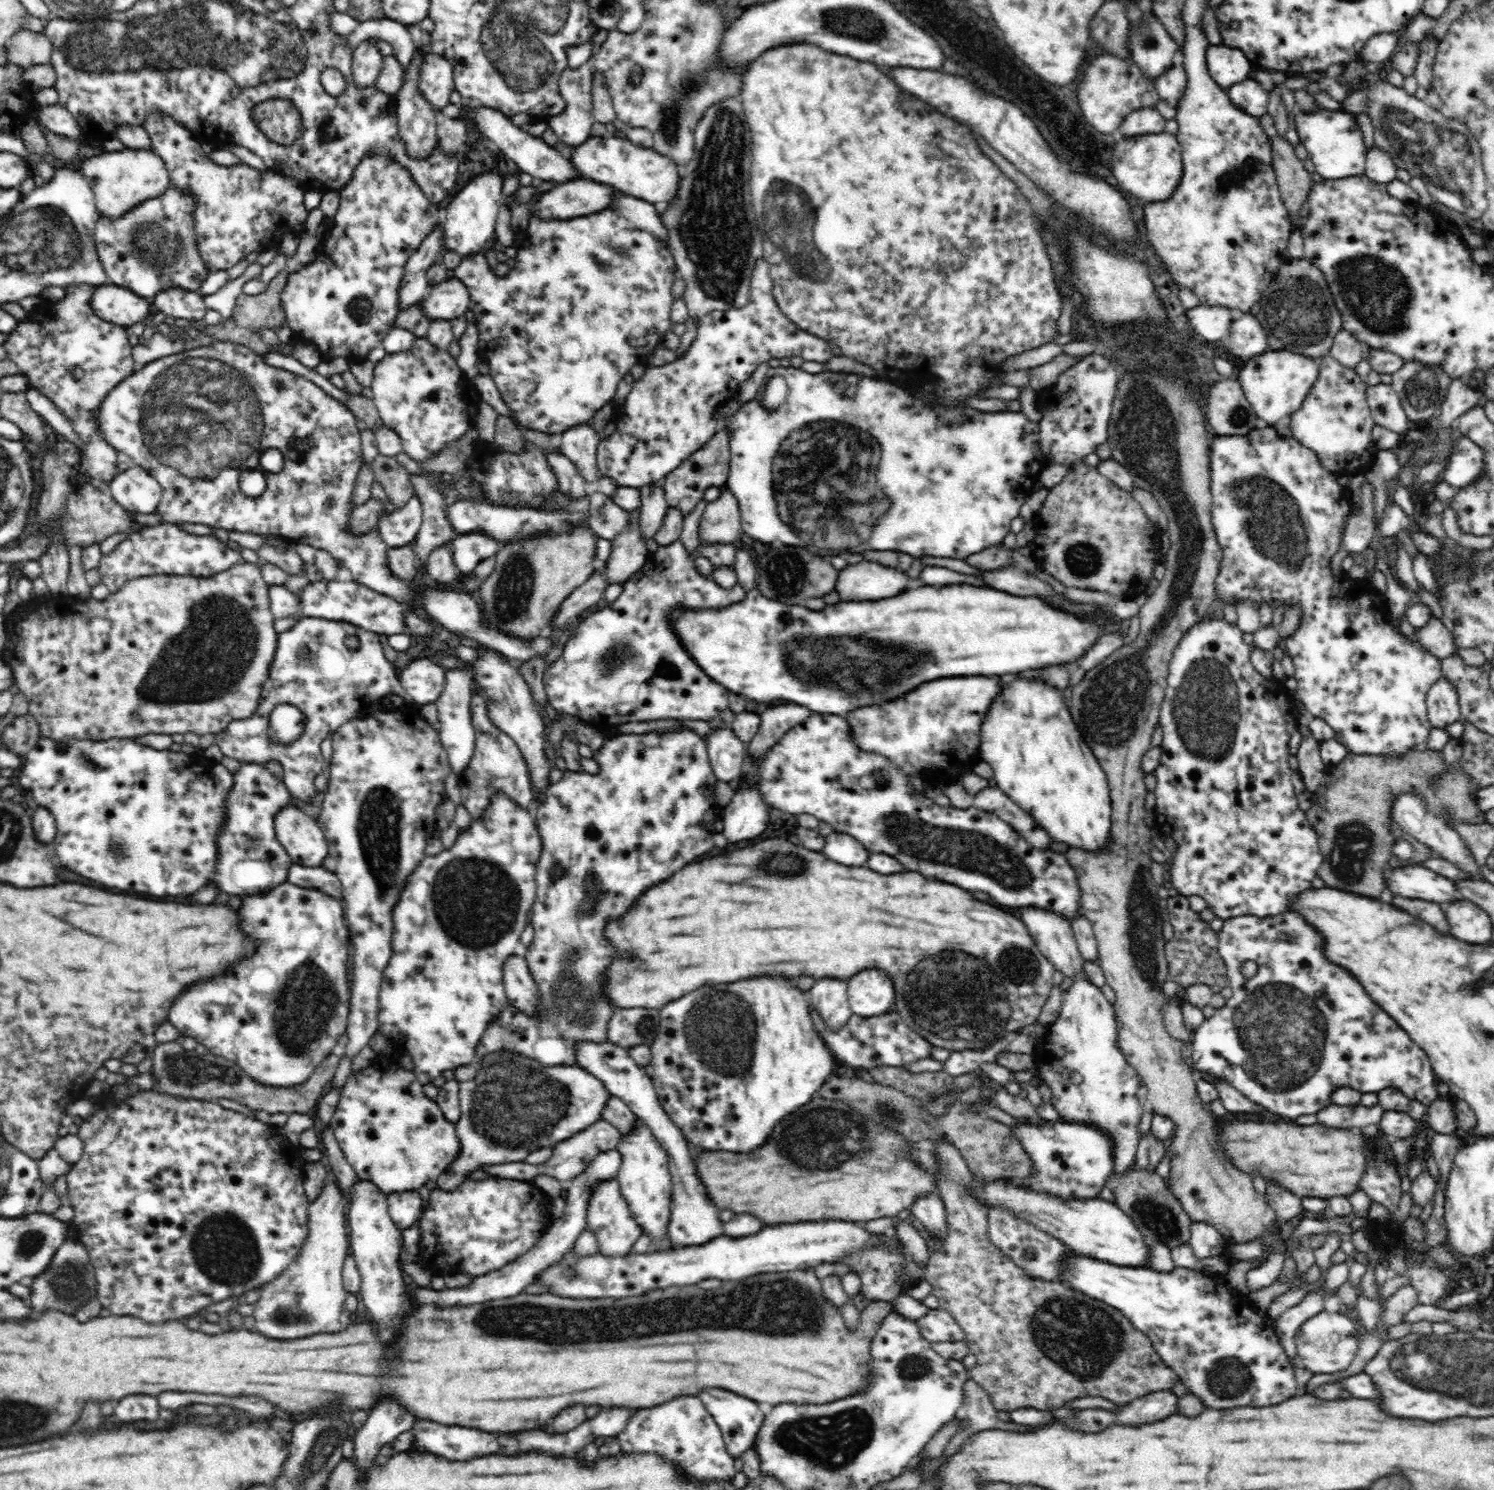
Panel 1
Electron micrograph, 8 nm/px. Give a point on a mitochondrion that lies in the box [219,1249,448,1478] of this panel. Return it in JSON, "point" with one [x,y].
{"point":[283,1314]}

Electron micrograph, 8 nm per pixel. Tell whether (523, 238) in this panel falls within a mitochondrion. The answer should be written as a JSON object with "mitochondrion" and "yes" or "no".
{"mitochondrion":"no"}

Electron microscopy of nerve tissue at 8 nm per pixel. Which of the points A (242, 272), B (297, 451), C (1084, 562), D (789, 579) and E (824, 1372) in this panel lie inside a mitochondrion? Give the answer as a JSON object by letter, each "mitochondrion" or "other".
{"A":"other","B":"mitochondrion","C":"mitochondrion","D":"mitochondrion","E":"other"}

